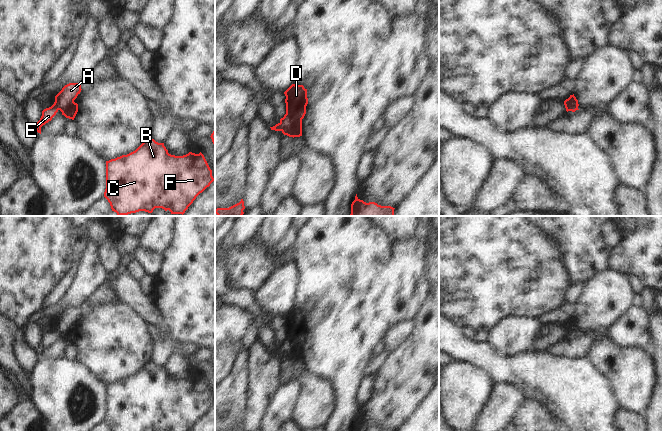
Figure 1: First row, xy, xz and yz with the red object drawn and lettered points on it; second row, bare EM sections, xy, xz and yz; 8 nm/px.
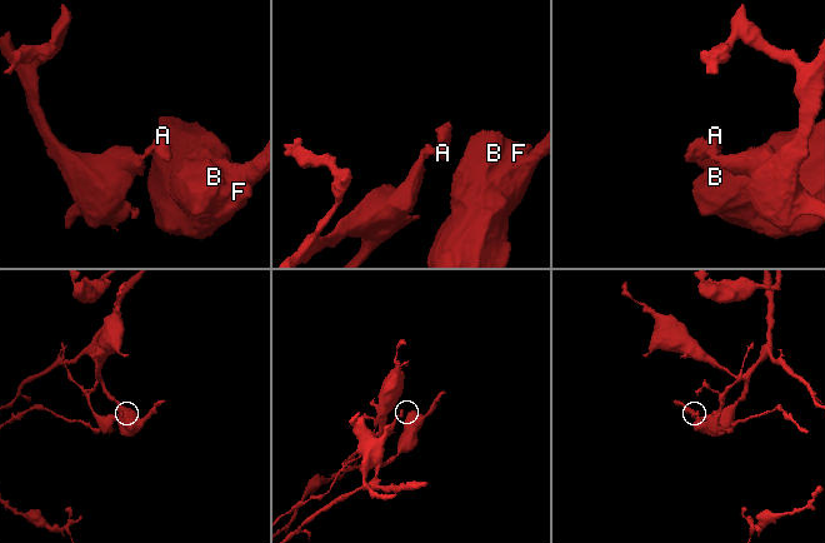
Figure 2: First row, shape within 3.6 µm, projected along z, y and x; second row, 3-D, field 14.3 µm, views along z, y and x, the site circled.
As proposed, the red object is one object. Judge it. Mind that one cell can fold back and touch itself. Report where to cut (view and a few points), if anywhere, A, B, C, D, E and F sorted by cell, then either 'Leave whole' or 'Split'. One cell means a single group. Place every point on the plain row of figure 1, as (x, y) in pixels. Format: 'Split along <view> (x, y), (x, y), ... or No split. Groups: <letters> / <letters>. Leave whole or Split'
Split along xz (279, 347), (282, 354). Groups: A D / B C E F. Split

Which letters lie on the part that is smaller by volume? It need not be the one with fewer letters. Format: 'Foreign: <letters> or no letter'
Foreign: A, D

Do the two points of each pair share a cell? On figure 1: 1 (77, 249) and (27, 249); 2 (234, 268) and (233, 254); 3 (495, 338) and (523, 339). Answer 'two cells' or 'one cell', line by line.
1: two cells
2: one cell
3: one cell

